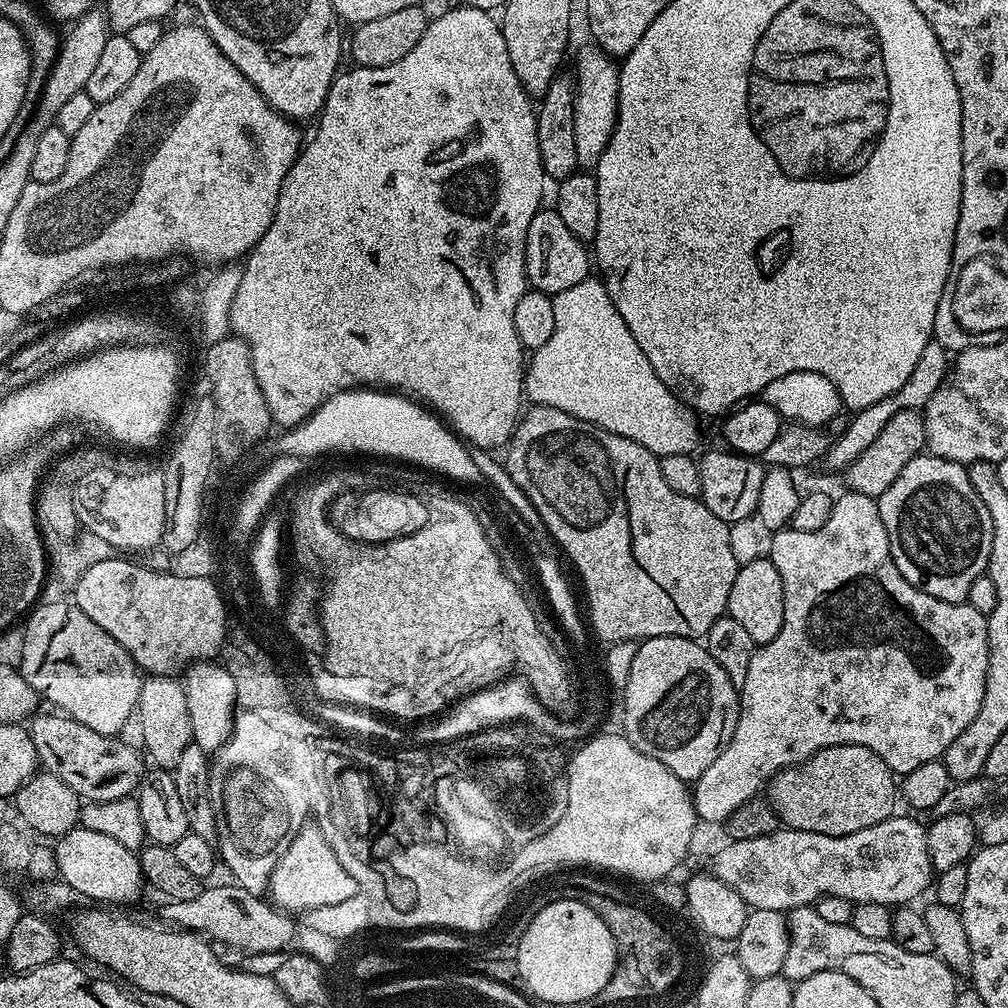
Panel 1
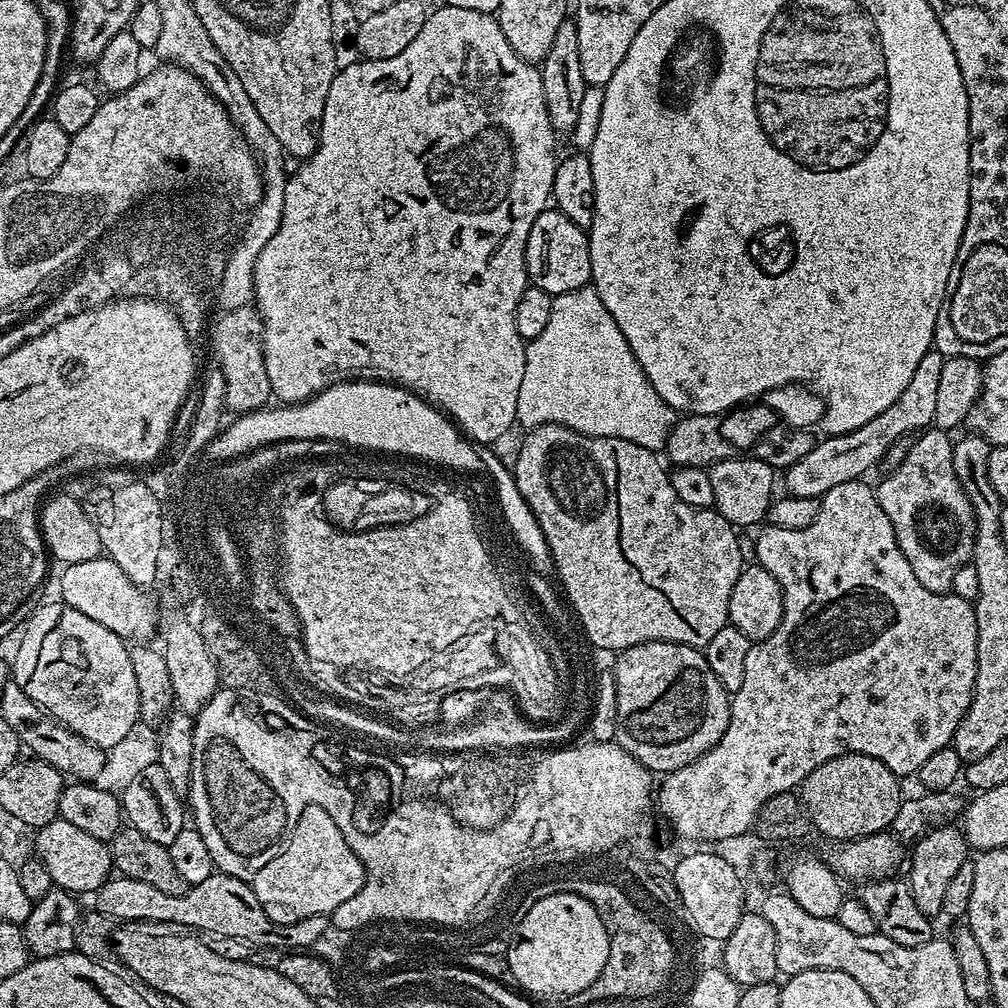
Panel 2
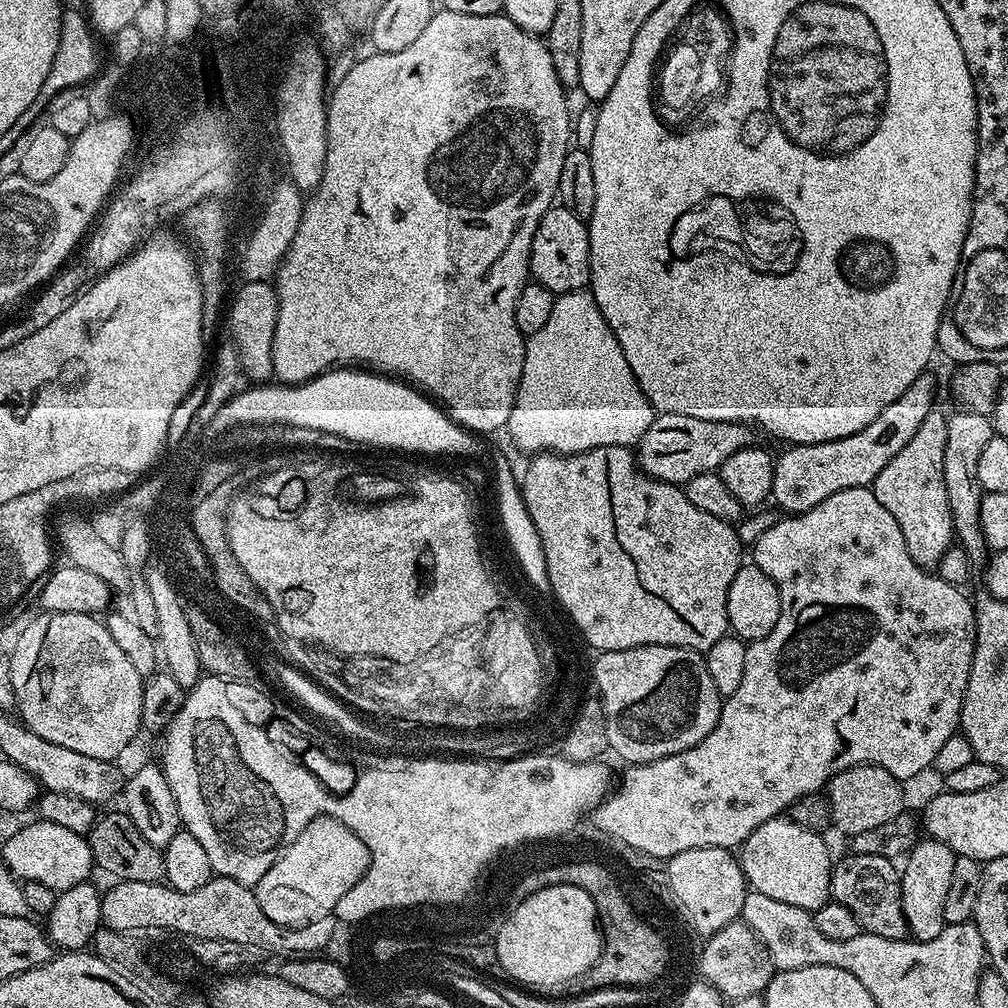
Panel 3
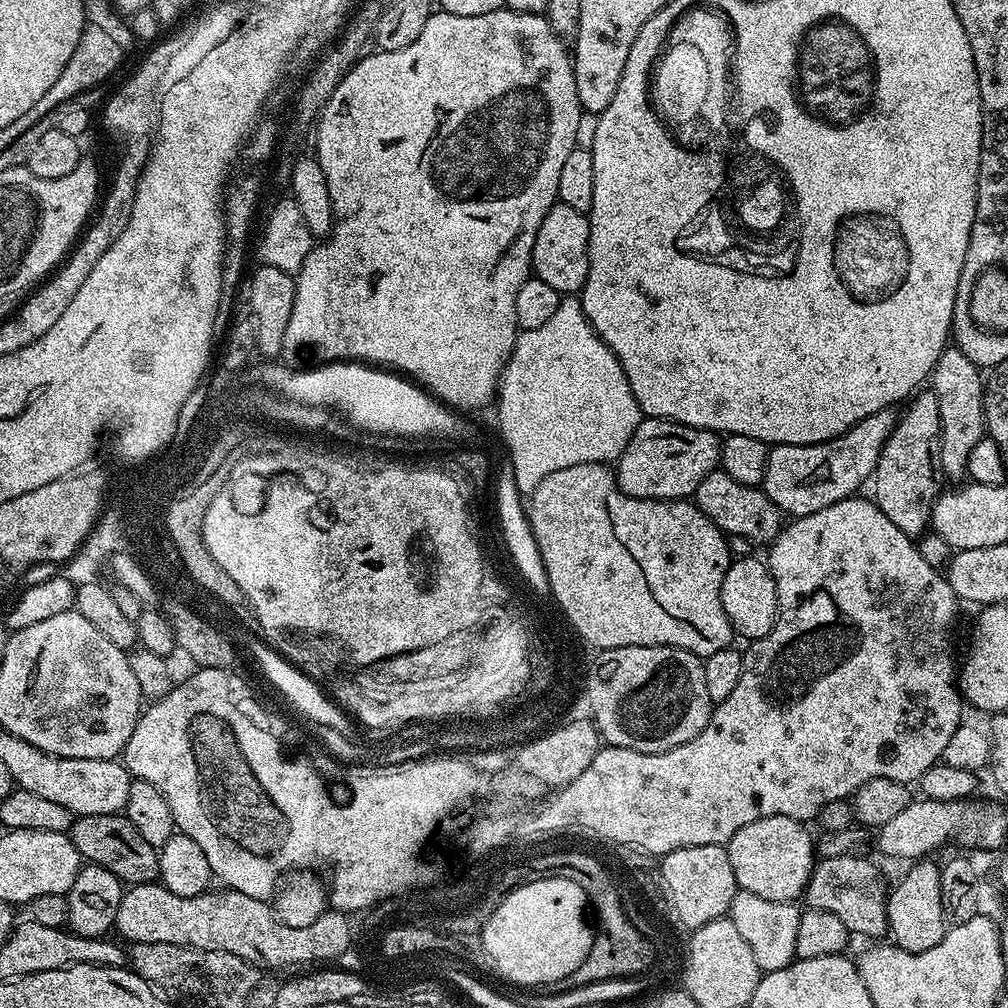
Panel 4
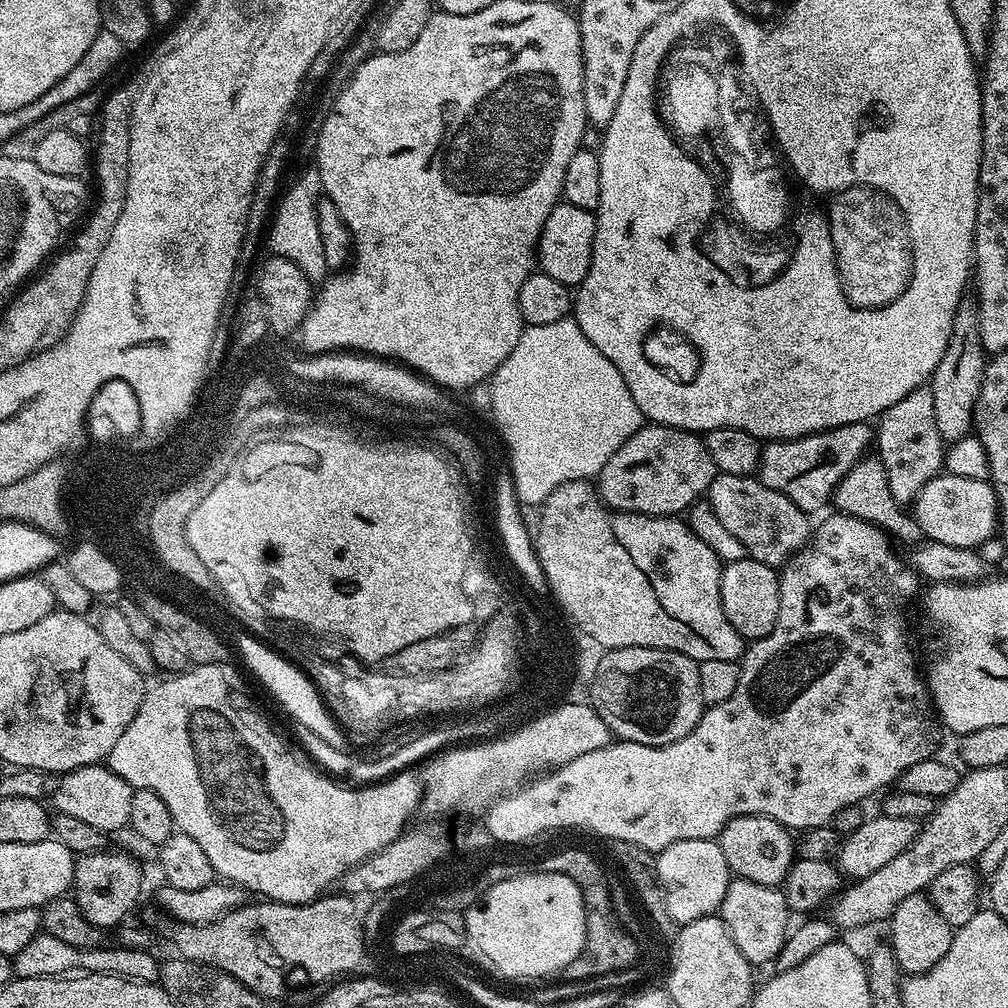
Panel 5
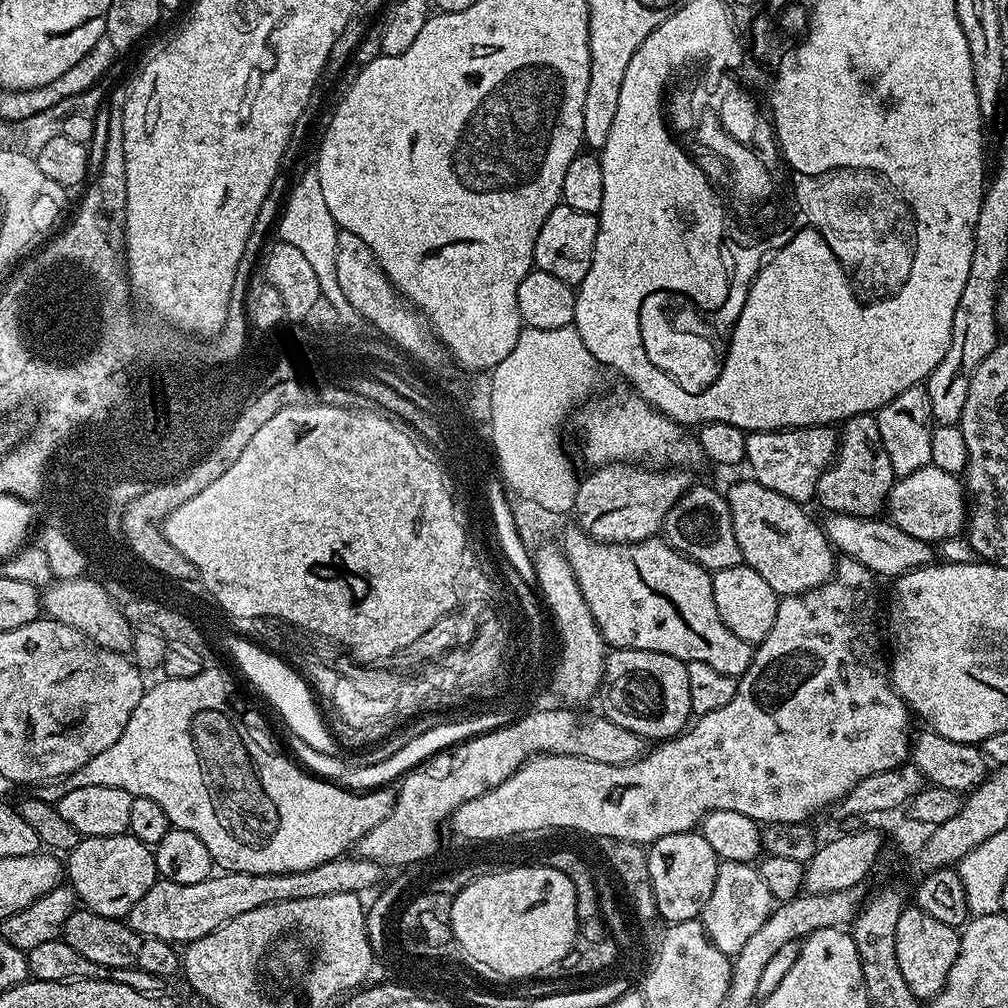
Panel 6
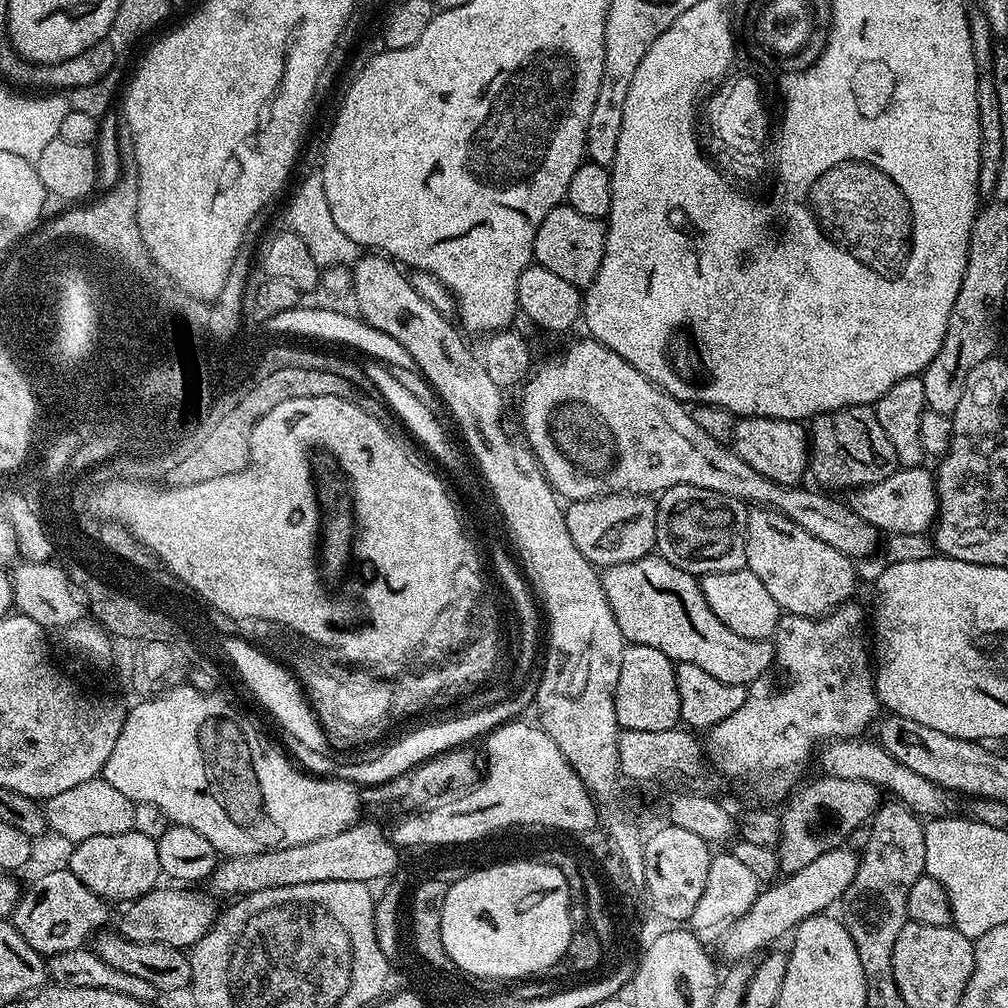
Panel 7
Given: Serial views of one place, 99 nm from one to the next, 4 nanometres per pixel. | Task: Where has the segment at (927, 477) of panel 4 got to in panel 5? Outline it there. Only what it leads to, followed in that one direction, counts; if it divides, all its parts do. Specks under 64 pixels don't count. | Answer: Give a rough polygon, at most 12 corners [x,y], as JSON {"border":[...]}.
{"border":[[931,387],[878,417],[890,494],[911,505],[945,467]]}

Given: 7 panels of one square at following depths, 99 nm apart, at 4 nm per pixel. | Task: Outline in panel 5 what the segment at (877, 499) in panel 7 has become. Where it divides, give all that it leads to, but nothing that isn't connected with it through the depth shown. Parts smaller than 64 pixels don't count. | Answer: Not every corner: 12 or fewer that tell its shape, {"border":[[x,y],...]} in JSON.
{"border":[[941,474],[922,486],[925,537],[979,549],[998,528],[988,480]]}

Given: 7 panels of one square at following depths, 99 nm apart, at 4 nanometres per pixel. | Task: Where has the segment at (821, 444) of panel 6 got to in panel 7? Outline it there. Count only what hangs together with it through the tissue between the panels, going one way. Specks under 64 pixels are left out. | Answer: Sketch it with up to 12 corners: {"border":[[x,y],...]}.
{"border":[[742,416],[731,447],[758,474],[799,485],[810,432],[799,420]]}

